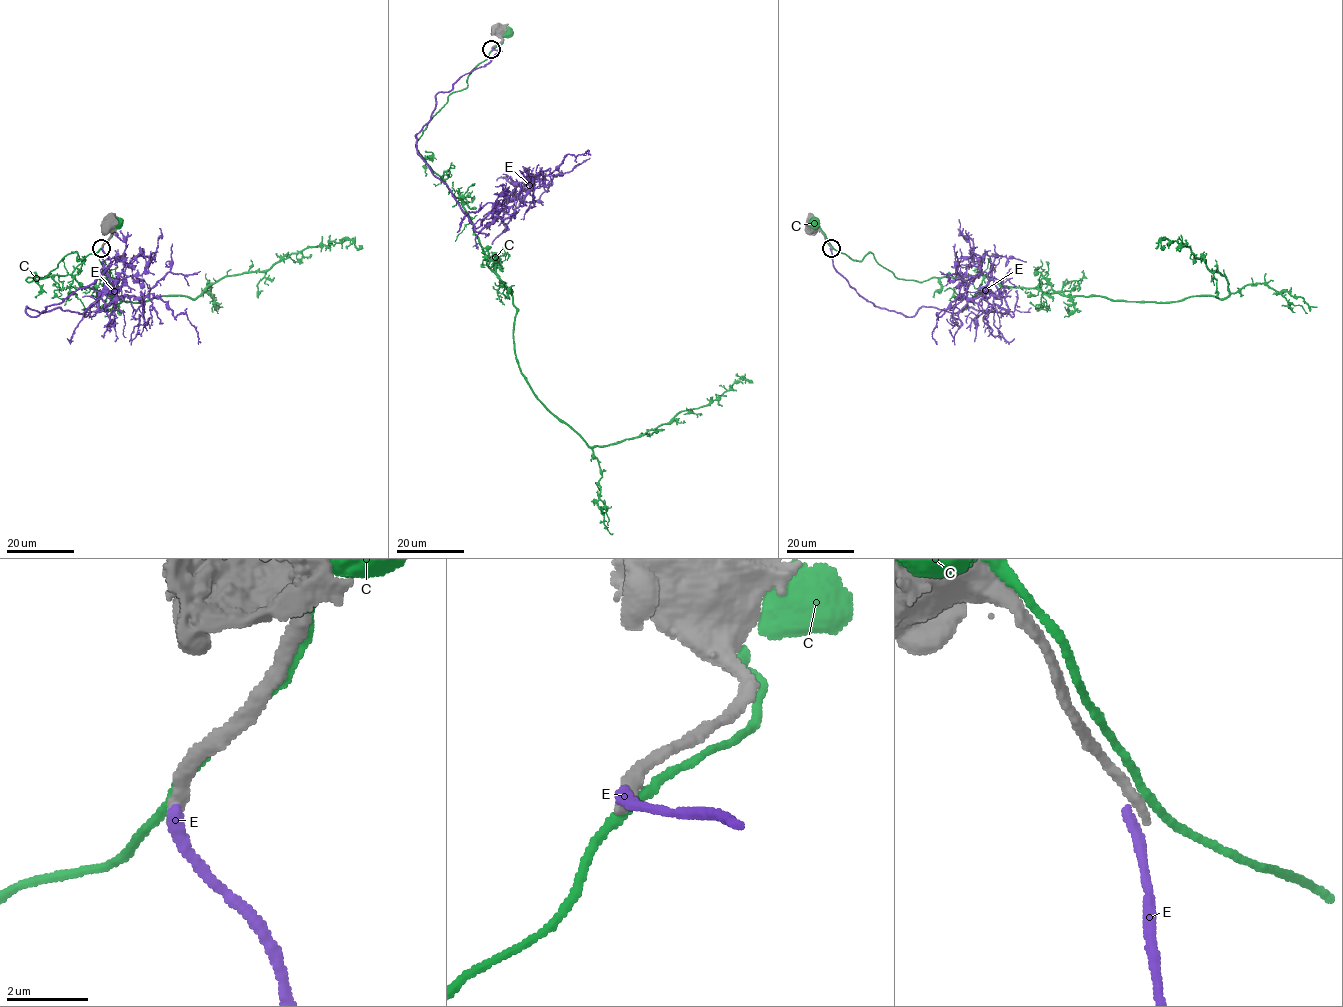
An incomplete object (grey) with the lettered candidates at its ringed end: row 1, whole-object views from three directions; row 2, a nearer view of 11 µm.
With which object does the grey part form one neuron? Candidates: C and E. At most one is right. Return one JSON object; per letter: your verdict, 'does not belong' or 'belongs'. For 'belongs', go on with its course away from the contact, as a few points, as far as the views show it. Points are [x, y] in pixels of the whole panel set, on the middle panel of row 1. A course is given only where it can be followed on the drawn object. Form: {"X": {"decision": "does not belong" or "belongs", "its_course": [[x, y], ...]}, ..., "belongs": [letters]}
{"C": {"decision": "does not belong"}, "E": {"decision": "does not belong"}, "belongs": []}

